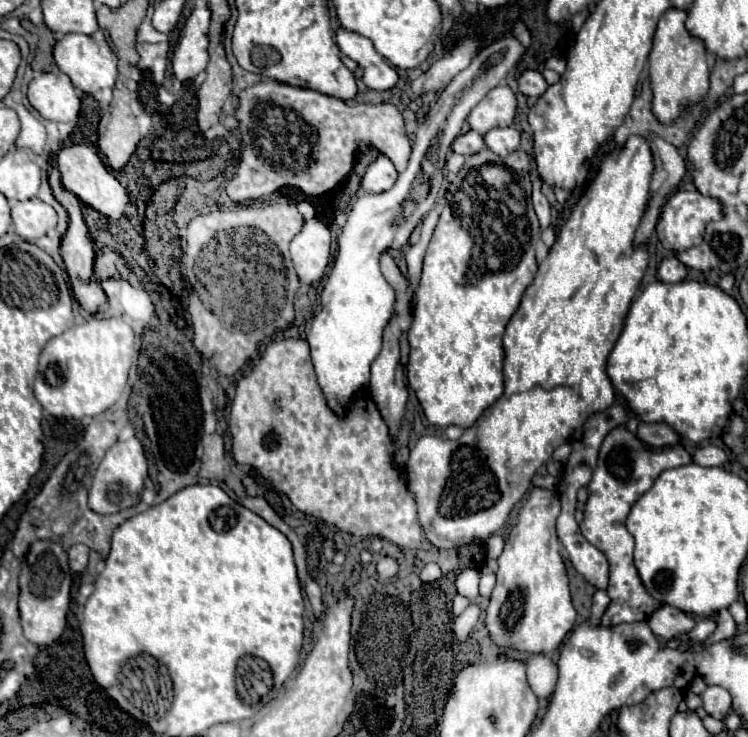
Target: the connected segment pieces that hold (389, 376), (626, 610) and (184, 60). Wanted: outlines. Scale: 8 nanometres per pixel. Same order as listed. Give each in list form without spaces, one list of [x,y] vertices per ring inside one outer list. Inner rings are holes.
[[[386,253],[386,255],[382,255],[380,265],[382,265],[382,273],[384,273],[386,281],[396,291],[396,305],[394,305],[394,315],[392,315],[390,323],[384,329],[384,345],[382,345],[382,351],[380,351],[378,359],[372,363],[370,395],[372,395],[374,403],[376,403],[382,419],[390,427],[390,437],[396,441],[396,437],[400,433],[400,427],[402,427],[404,413],[406,413],[406,401],[408,401],[408,389],[406,389],[406,383],[404,383],[404,371],[400,367],[400,337],[412,325],[412,303],[410,303],[410,295],[408,295],[408,281],[400,273],[400,267],[396,265],[396,261]]]
[[[616,427],[602,441],[598,465],[588,483],[588,503],[584,507],[584,521],[580,523],[582,535],[594,547],[598,547],[610,563],[610,585],[606,589],[610,597],[610,605],[602,615],[602,625],[646,621],[660,607],[656,599],[650,599],[650,595],[642,591],[642,581],[638,579],[638,571],[632,563],[634,537],[624,527],[624,521],[626,515],[630,513],[630,507],[636,503],[636,499],[654,485],[654,481],[664,469],[688,465],[690,461],[692,457],[684,451],[682,445],[674,445],[658,451],[648,449],[644,443],[636,439],[636,435],[632,435],[624,427]]]
[[[194,9],[178,35],[172,53],[172,73],[180,81],[190,81],[206,69],[208,63],[208,23],[210,11]]]

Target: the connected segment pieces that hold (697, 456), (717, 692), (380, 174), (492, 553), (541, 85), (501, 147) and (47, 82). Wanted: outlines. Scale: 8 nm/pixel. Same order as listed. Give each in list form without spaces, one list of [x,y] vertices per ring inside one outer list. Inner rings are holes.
[[[716,445],[698,447],[694,453],[694,463],[702,467],[722,467],[726,463],[726,453],[722,447],[716,447]]]
[[[706,687],[706,691],[702,693],[702,701],[706,713],[718,721],[724,721],[732,711],[732,697],[724,687]]]
[[[380,155],[366,171],[366,175],[362,177],[362,189],[368,195],[376,195],[376,193],[384,193],[388,189],[392,189],[392,185],[398,179],[398,171],[394,169],[394,165],[390,163],[390,159],[386,155]]]
[[[492,535],[486,541],[486,555],[492,557],[492,559],[496,559],[502,553],[502,547],[504,547],[504,537],[502,535]]]
[[[534,69],[524,71],[518,79],[518,85],[520,85],[520,93],[524,93],[526,97],[540,97],[548,89],[548,83],[542,77],[542,73]]]
[[[504,127],[504,129],[494,129],[484,135],[486,145],[500,157],[506,157],[520,149],[520,131],[514,127]]]
[[[62,71],[34,77],[28,85],[28,101],[50,121],[76,121],[80,113],[80,97]]]

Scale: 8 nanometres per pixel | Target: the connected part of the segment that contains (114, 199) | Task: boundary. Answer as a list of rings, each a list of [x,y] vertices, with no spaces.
[[[70,145],[60,149],[58,153],[58,169],[62,175],[62,185],[70,193],[74,193],[84,205],[96,209],[98,213],[110,217],[110,219],[120,219],[124,215],[124,207],[128,205],[128,195],[126,189],[108,173],[106,165],[98,157],[96,151],[92,151],[86,145]]]

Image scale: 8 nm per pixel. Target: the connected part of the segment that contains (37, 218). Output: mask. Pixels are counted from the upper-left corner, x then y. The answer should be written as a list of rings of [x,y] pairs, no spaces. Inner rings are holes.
[[[40,199],[18,201],[12,205],[12,223],[20,237],[38,239],[48,233],[48,229],[56,227],[58,215],[56,211]]]

